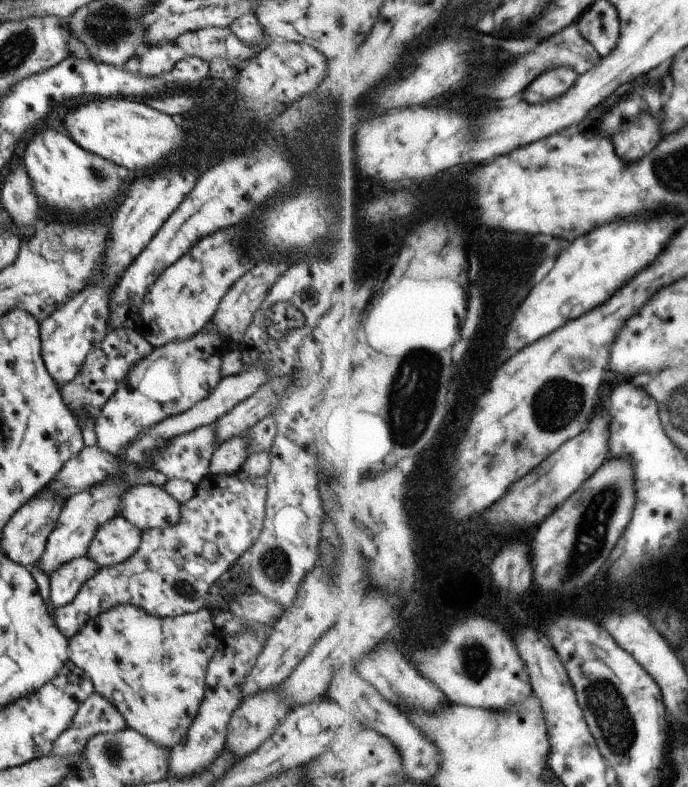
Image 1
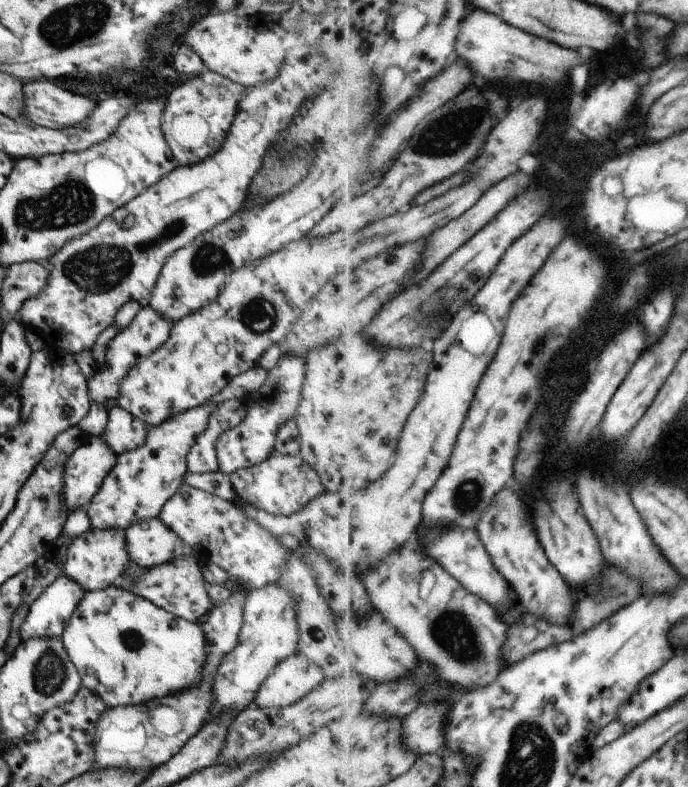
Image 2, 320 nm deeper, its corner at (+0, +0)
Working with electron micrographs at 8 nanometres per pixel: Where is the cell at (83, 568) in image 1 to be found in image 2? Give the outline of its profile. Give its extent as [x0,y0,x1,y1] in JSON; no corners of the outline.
[63,529,129,591]

